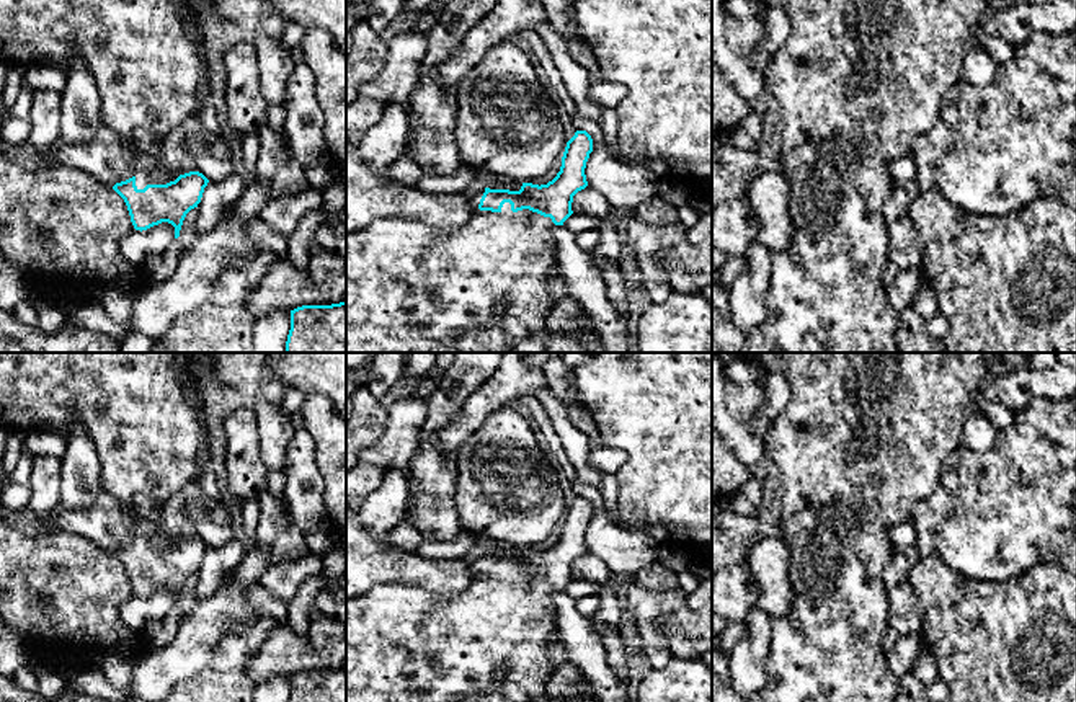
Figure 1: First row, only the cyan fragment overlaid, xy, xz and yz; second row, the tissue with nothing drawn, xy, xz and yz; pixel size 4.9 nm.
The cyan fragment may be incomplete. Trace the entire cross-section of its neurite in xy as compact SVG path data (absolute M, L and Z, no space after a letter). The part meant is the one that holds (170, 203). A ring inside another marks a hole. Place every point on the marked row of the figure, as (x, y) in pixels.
M100 121L95 136L82 144L62 136L47 153L18 147L13 155L28 165L65 165L91 175L124 199L136 230L168 222L178 238L186 214L198 207L209 180L199 171L178 176L136 165L142 155L158 153L162 144L163 137L147 131L134 132L126 144Z

